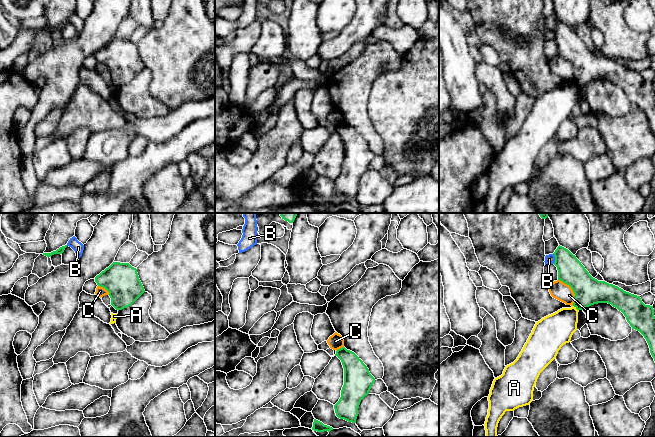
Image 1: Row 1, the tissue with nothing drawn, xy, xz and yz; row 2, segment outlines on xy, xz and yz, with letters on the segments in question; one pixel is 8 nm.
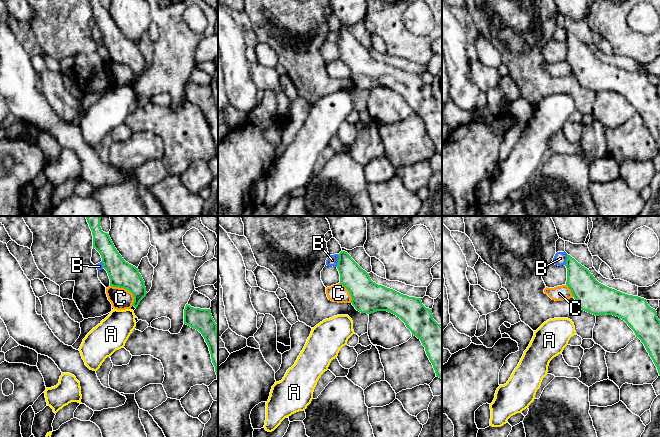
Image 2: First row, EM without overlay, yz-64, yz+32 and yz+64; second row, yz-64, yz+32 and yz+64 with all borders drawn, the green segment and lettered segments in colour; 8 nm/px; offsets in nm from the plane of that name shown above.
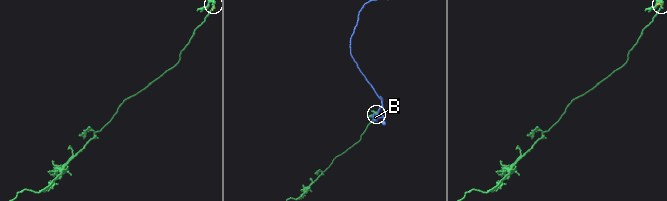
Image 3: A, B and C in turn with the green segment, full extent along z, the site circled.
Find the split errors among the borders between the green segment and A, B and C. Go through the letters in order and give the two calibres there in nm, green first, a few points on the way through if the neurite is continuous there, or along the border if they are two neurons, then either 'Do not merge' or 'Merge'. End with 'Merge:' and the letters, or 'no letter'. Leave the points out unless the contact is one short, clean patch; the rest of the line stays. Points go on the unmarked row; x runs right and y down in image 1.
A: Thickness 220 nm (green) against 260 nm. Boundary: yz (573, 81), (578, 86). Do not merge
B: Thickness 200 nm (green) against 80 nm. Do not merge
C: Thickness 220 nm (green) against 140 nm. Boundary: yz (558, 55), (571, 64), (574, 70), (573, 81). Do not merge
Merge: no letter

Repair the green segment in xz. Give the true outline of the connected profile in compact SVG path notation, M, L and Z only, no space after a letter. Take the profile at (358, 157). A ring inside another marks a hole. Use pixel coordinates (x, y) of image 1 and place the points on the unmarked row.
M342 123L336 127L344 144L344 161L341 173L334 181L336 192L348 198L356 199L361 176L369 170L375 158L369 145L352 127Z

